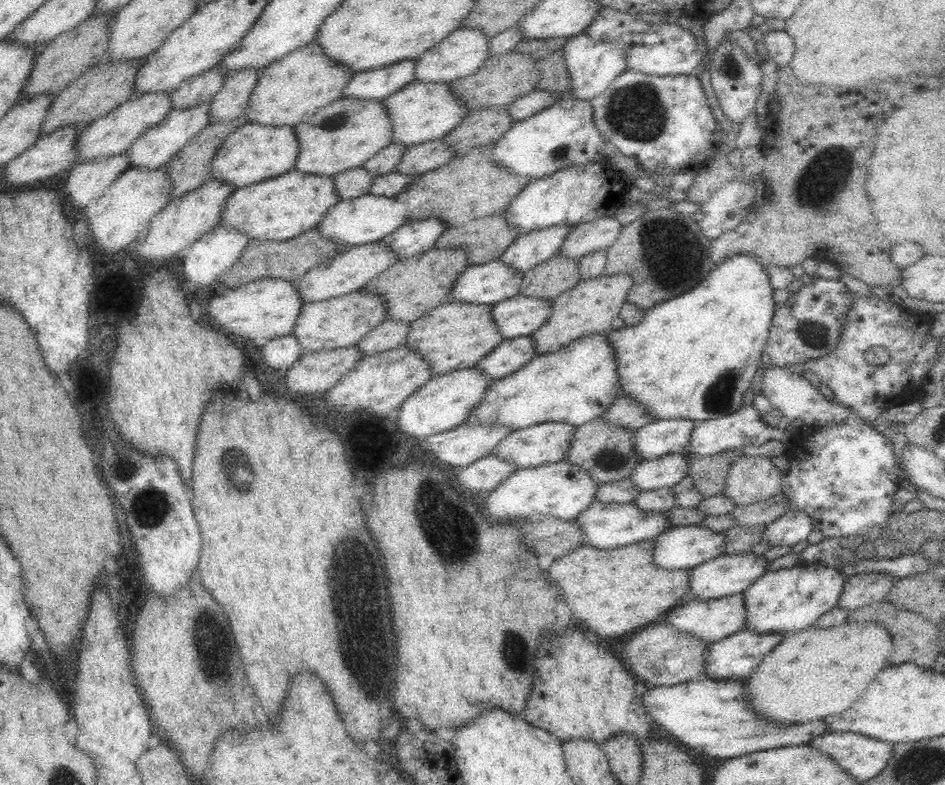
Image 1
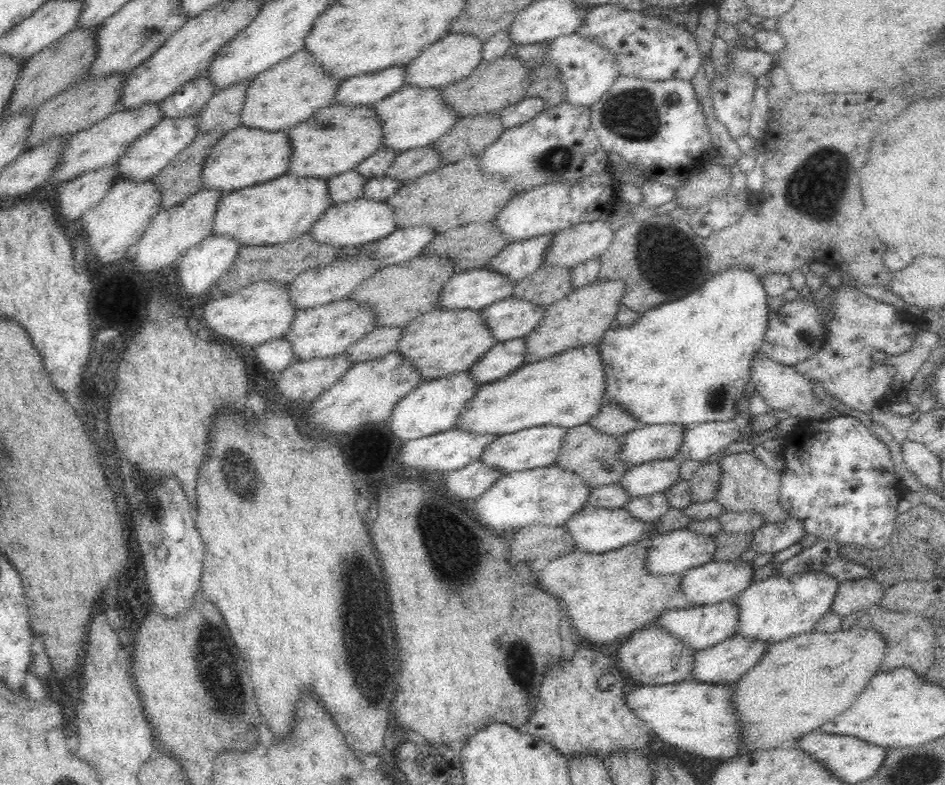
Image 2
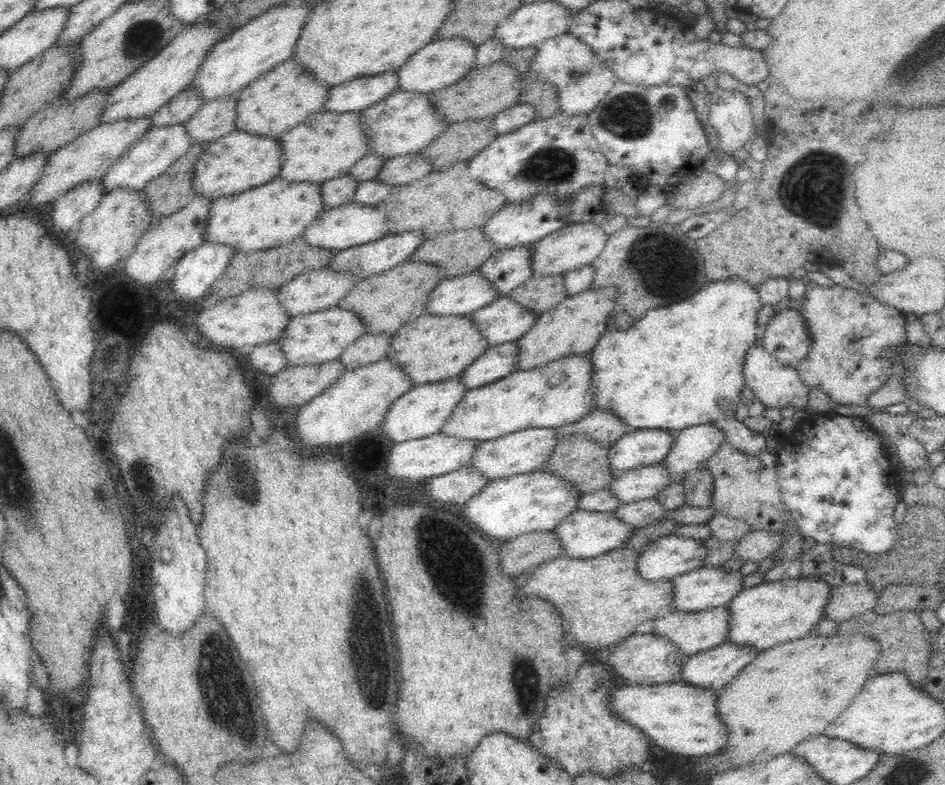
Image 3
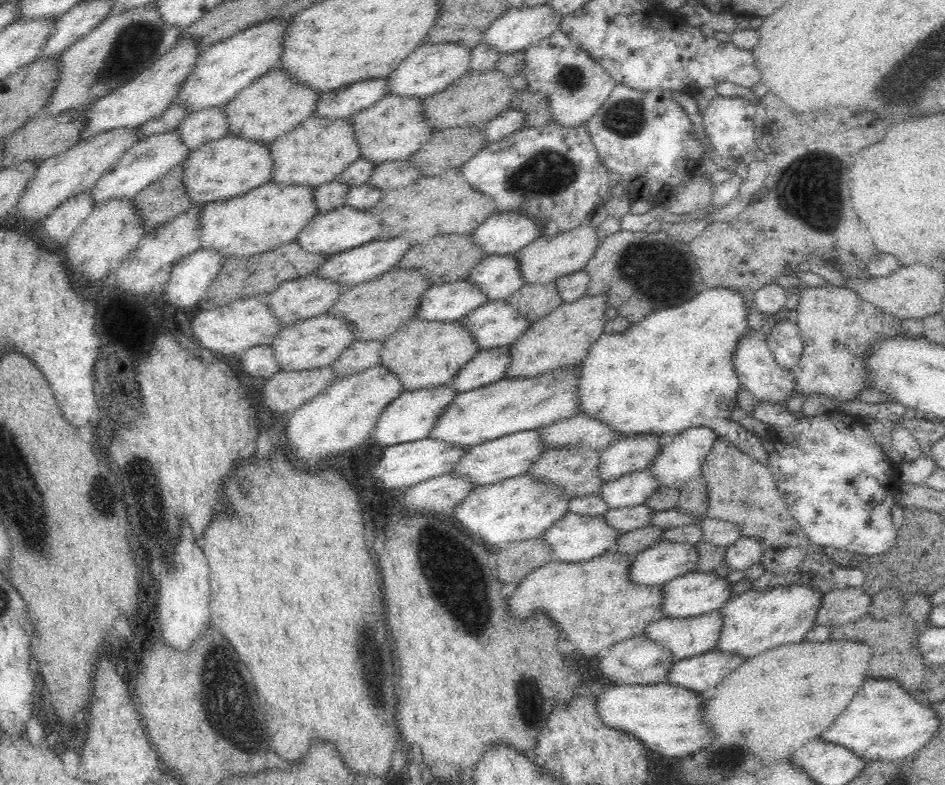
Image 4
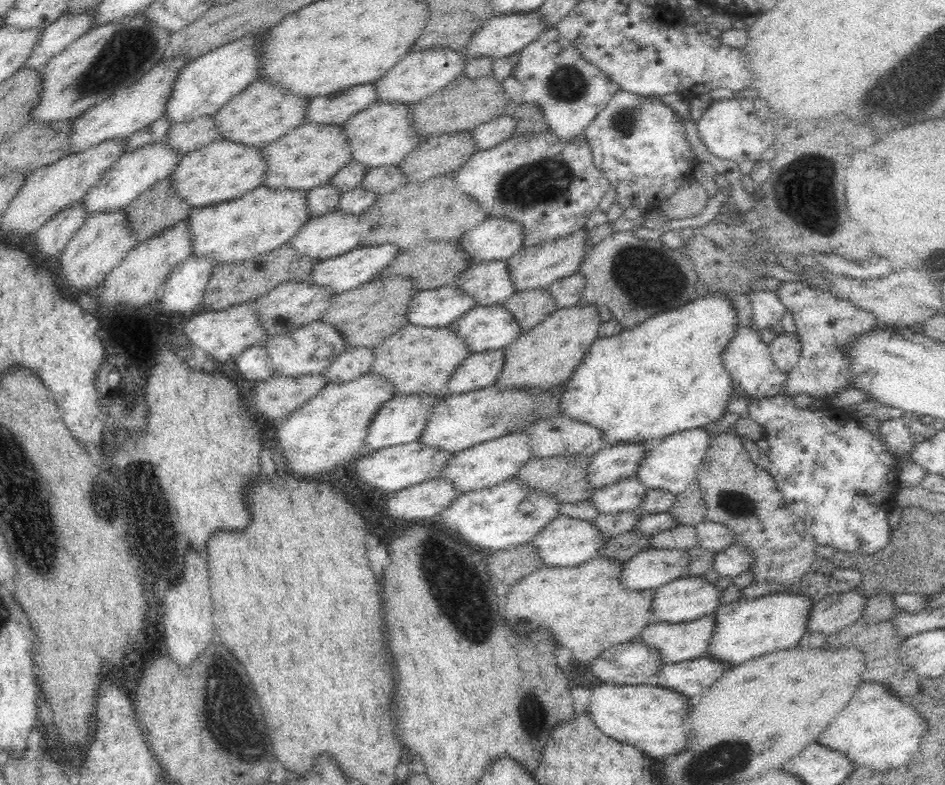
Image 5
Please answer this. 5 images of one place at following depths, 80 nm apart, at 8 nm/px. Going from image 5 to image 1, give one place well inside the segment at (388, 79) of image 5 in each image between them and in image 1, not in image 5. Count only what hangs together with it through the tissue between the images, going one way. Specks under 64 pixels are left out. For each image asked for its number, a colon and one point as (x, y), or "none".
1: (461, 53)
2: (455, 55)
3: (442, 62)
4: (429, 69)

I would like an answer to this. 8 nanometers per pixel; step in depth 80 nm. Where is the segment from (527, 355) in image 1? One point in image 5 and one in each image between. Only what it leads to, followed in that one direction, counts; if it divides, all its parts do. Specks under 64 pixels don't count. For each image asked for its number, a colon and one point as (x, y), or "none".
2: (504, 358)
3: (496, 362)
4: (488, 366)
5: (480, 370)

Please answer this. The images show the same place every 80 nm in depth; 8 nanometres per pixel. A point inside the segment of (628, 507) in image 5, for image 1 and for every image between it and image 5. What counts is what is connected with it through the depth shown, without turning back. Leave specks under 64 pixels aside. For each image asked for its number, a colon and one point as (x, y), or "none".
1: (666, 471)
2: (644, 479)
3: (641, 483)
4: (634, 488)

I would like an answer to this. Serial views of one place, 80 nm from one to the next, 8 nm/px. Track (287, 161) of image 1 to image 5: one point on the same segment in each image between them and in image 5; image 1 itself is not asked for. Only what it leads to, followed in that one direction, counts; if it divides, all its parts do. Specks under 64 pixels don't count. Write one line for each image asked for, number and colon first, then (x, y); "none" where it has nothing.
2: (243, 157)
3: (237, 161)
4: (229, 166)
5: (222, 170)

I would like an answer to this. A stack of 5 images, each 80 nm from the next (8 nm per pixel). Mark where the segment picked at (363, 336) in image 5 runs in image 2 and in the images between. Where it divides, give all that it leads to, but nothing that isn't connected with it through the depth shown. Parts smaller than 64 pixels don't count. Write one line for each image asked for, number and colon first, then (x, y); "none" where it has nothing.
2: (397, 294)
3: (384, 302)
4: (375, 309)

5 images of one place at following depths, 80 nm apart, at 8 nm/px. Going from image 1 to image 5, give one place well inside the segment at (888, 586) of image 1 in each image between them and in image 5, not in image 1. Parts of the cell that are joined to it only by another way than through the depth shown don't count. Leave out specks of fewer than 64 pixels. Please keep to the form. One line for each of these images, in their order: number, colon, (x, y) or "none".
2: (853, 595)
3: (846, 601)
4: (839, 607)
5: (835, 612)

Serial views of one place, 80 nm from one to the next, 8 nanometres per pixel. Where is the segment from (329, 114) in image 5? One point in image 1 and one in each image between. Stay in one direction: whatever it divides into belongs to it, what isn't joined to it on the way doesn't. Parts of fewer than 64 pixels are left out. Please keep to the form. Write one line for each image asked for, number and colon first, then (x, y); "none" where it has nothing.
1: (376, 84)
2: (361, 90)
3: (355, 95)
4: (342, 103)

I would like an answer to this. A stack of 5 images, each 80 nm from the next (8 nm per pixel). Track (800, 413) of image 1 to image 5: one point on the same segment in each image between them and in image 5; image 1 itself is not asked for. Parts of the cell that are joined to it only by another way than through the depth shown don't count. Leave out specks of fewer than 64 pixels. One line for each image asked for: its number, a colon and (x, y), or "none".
2: (782, 387)
3: (773, 384)
4: (756, 369)
5: (748, 362)

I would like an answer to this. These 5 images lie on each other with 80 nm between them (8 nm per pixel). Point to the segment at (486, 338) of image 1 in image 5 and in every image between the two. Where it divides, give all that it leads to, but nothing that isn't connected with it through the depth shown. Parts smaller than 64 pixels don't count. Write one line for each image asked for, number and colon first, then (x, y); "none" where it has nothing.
2: (441, 342)
3: (431, 349)
4: (422, 354)
5: (414, 361)

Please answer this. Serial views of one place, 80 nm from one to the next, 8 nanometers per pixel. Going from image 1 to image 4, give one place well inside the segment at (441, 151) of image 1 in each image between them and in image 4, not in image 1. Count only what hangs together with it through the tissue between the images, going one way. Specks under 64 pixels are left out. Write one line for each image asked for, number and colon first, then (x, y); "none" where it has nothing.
2: (410, 164)
3: (399, 170)
4: (387, 176)

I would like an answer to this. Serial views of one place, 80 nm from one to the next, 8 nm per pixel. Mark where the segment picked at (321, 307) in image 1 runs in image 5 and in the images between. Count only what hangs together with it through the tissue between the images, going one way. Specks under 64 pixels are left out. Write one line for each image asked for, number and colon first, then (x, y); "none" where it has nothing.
2: (327, 330)
3: (318, 337)
4: (311, 344)
5: (307, 351)

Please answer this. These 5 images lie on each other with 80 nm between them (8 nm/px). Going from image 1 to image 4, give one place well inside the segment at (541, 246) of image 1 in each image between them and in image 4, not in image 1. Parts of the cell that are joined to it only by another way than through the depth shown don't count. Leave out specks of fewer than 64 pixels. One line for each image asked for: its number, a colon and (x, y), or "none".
2: (517, 260)
3: (506, 269)
4: (498, 277)

